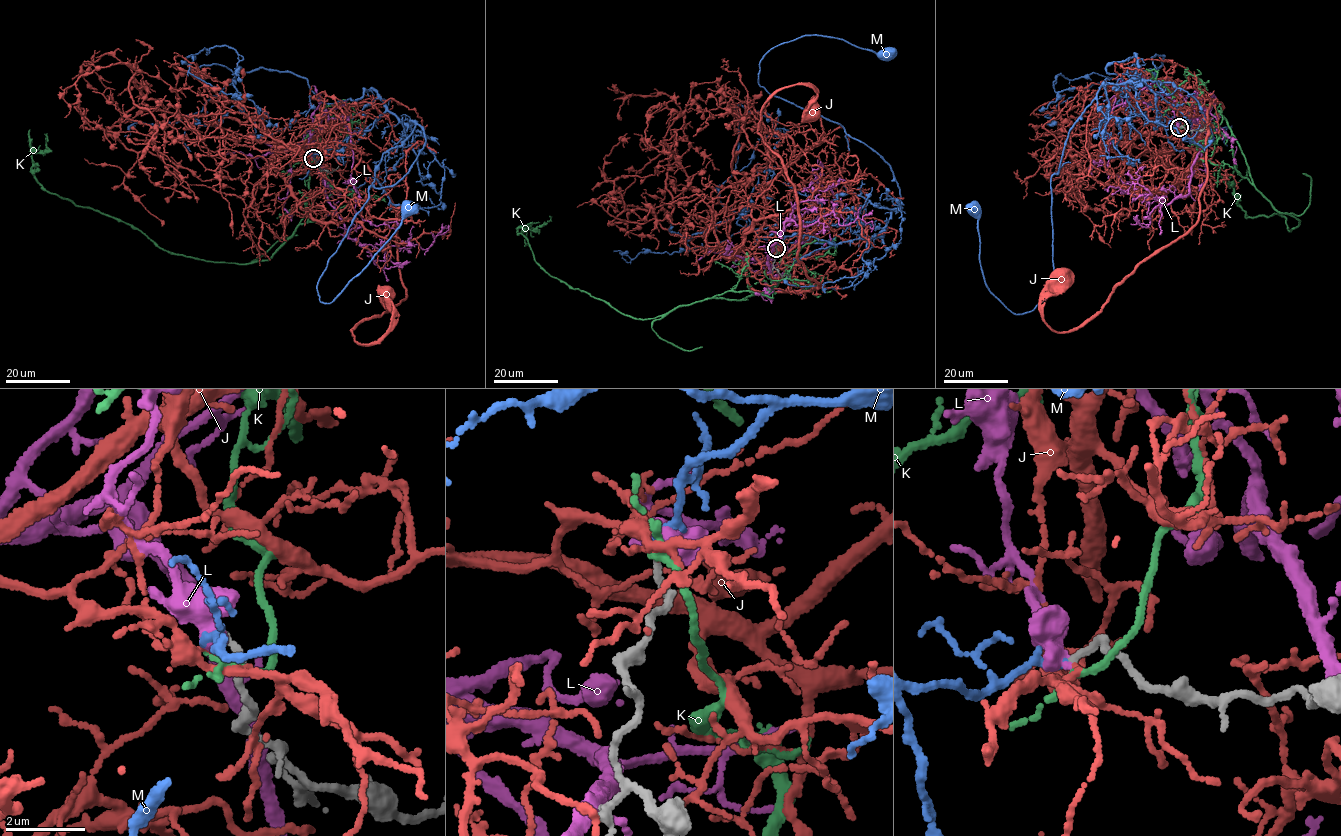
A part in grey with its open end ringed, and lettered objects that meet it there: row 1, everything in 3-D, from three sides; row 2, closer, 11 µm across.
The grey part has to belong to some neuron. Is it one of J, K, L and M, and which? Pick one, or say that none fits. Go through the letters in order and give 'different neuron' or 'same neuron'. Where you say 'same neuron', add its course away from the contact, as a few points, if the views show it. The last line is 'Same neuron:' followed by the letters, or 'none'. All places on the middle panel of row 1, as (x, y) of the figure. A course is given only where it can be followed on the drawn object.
J: different neuron
K: different neuron
L: different neuron
M: same neuron | via (776, 248), (795, 234), (870, 239), (900, 195), (863, 142), (760, 85), (760, 61), (813, 34), (889, 53)
Same neuron: M

